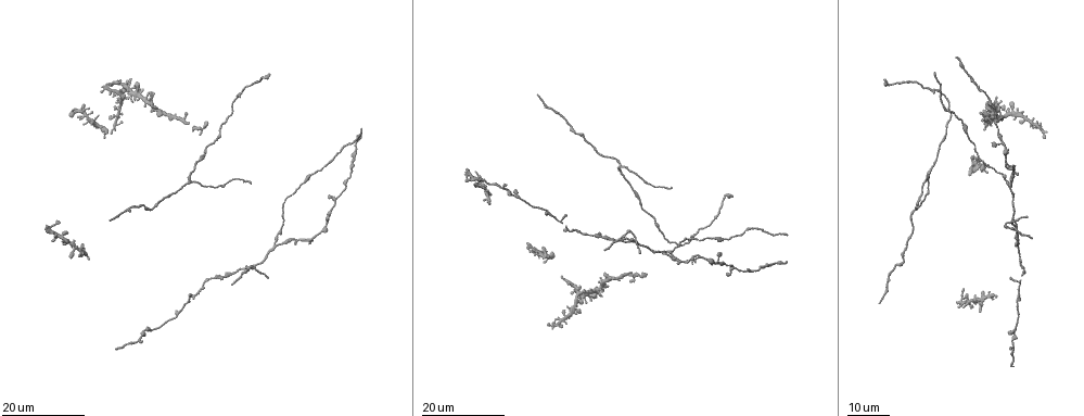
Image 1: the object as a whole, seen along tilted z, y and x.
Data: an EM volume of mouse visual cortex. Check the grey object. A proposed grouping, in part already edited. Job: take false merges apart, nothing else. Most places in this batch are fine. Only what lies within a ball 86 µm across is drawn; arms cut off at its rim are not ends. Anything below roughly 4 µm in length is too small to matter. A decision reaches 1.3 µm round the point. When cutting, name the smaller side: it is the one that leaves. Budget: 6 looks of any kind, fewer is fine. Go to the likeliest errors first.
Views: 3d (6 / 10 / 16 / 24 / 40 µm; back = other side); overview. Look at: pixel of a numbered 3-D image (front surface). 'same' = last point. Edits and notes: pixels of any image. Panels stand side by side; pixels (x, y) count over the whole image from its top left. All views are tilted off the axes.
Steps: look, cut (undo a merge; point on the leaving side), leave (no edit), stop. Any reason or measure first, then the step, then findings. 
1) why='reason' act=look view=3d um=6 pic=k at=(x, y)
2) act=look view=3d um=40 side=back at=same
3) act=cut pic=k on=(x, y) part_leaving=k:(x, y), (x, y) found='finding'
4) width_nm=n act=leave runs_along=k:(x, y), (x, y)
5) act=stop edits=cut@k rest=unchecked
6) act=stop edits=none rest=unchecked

why='a fork' act=look view=3d um=24 pic=1 at=(141, 330)

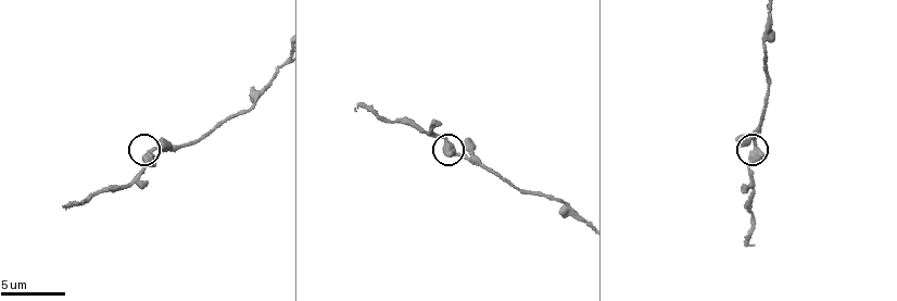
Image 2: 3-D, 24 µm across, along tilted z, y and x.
why='closer look' act=look view=3d um=10 pic=2 at=(151, 150)

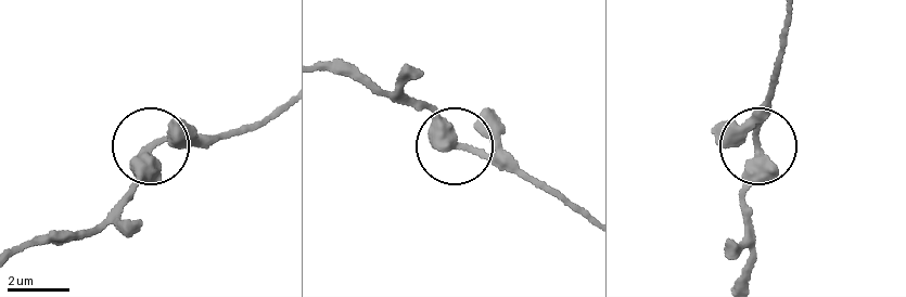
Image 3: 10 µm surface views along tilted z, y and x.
act=leave runs_along=3:(277, 114), (206, 141), (161, 138), (132, 196) found='all the same neuron'

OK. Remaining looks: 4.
why='a fork' act=look view=3d um=24 pic=1 at=(913, 211)

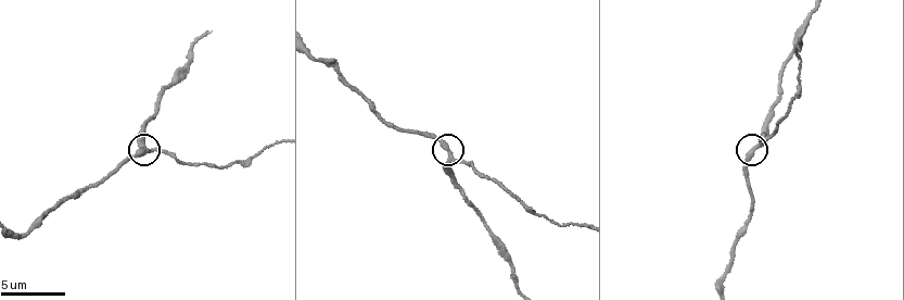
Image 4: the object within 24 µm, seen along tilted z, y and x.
why='zoom in' act=look view=3d um=10 pic=4 at=(753, 148)

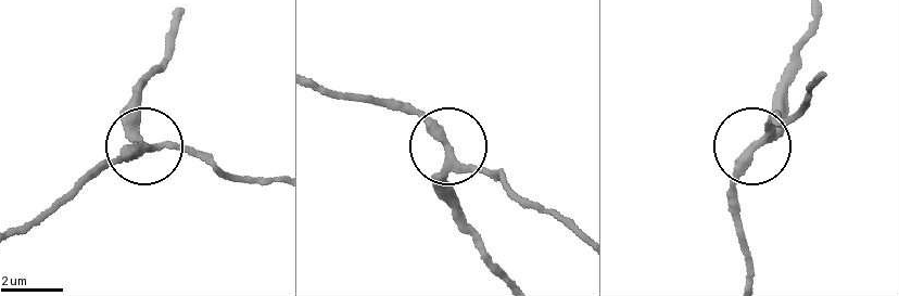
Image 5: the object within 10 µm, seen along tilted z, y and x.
act=look view=3d um=10 side=back pic=5 at=(754, 149)

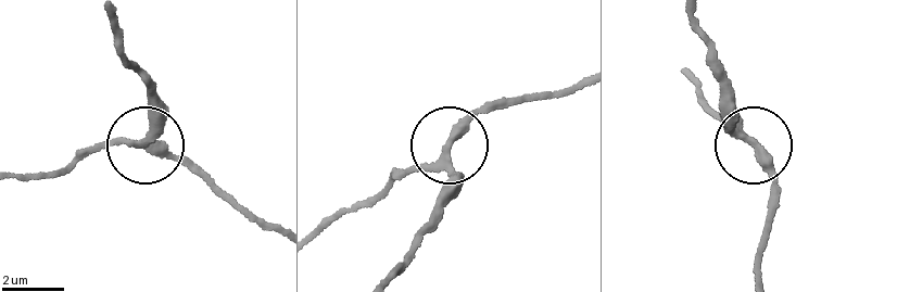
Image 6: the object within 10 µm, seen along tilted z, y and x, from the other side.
arms=3 act=leave runs_along=6:(683, 74), (749, 136), (769, 181), (772, 215) found='one neuron here'

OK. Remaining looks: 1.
act=stop edits=none rest=unchecked

